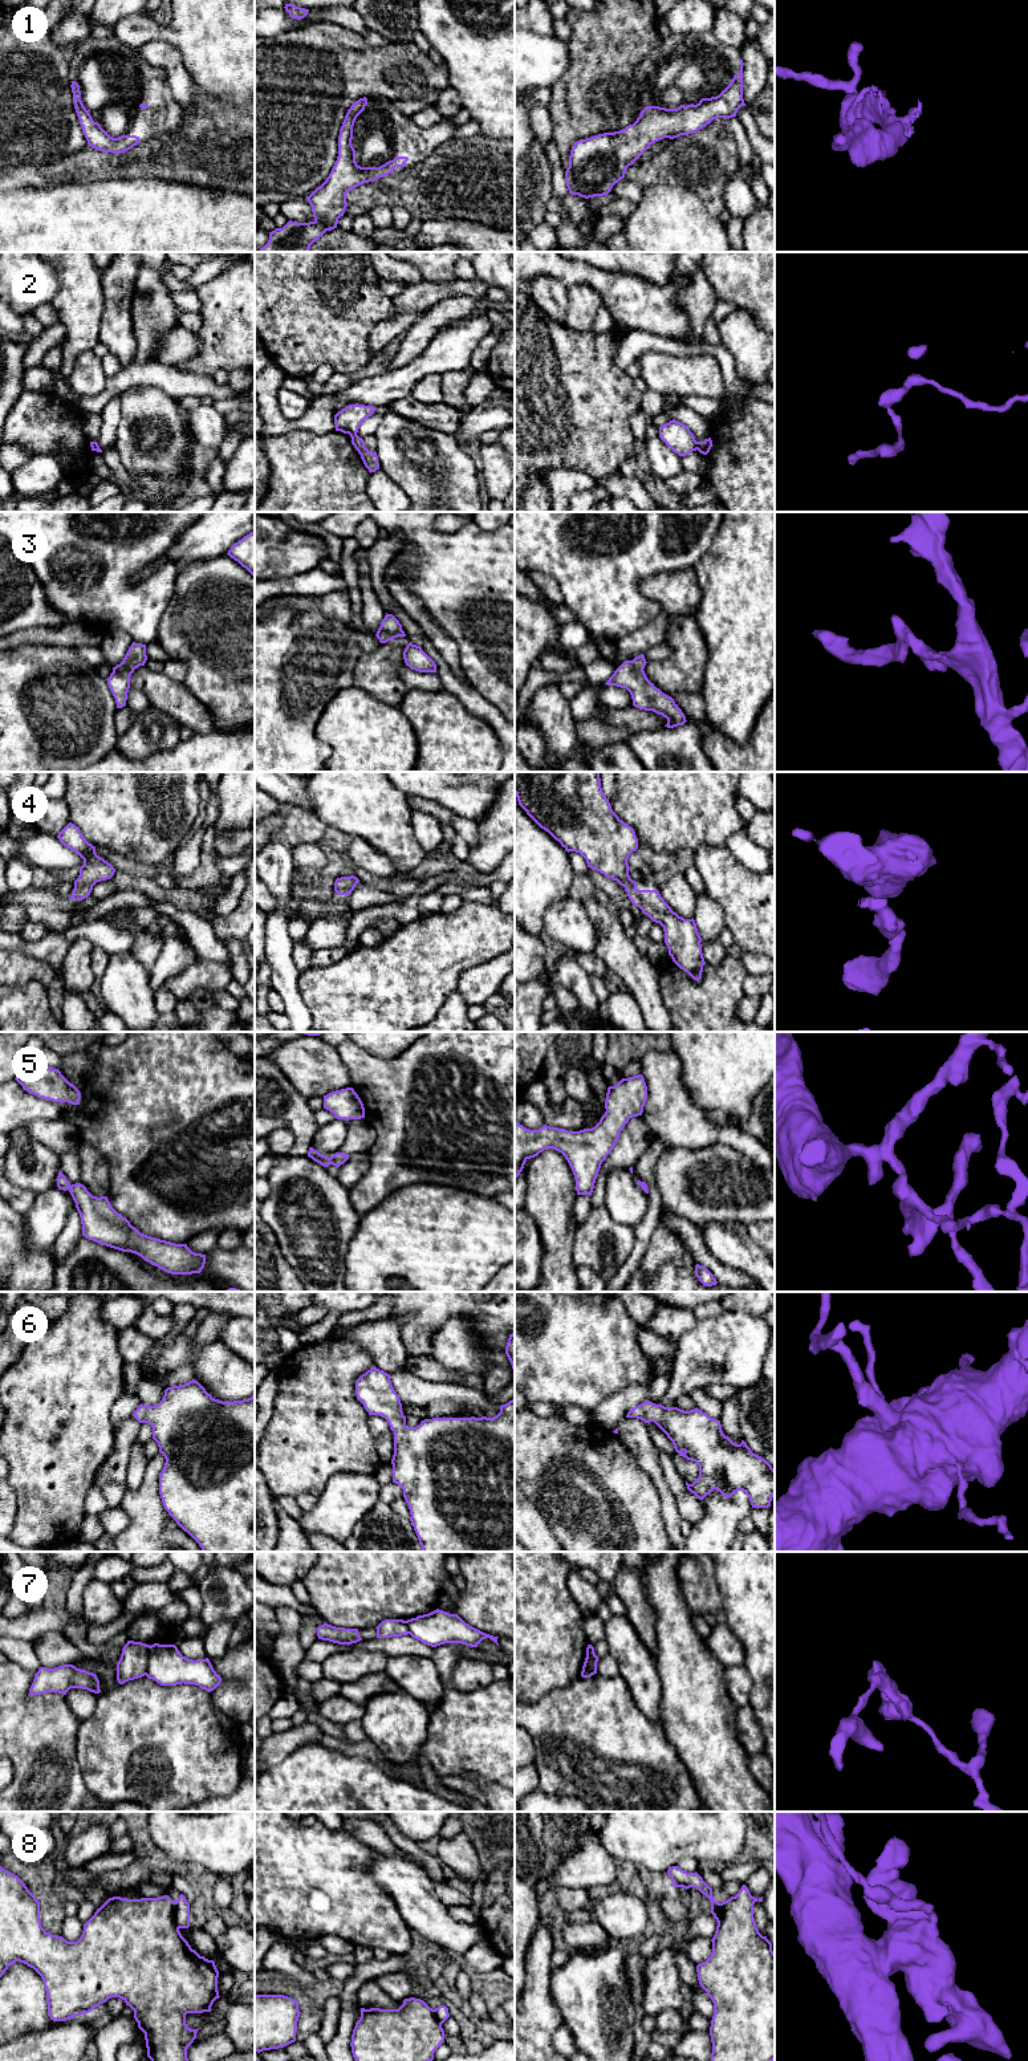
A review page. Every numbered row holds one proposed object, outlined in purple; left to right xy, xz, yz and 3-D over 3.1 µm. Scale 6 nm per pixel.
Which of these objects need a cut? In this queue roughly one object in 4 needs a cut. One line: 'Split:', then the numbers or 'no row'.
Split: 2, 7

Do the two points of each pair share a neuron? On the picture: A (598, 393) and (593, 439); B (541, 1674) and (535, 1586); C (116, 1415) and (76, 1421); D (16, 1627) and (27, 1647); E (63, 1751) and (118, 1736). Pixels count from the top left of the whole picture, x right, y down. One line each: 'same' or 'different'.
A: same
B: same
C: different
D: different
E: different

